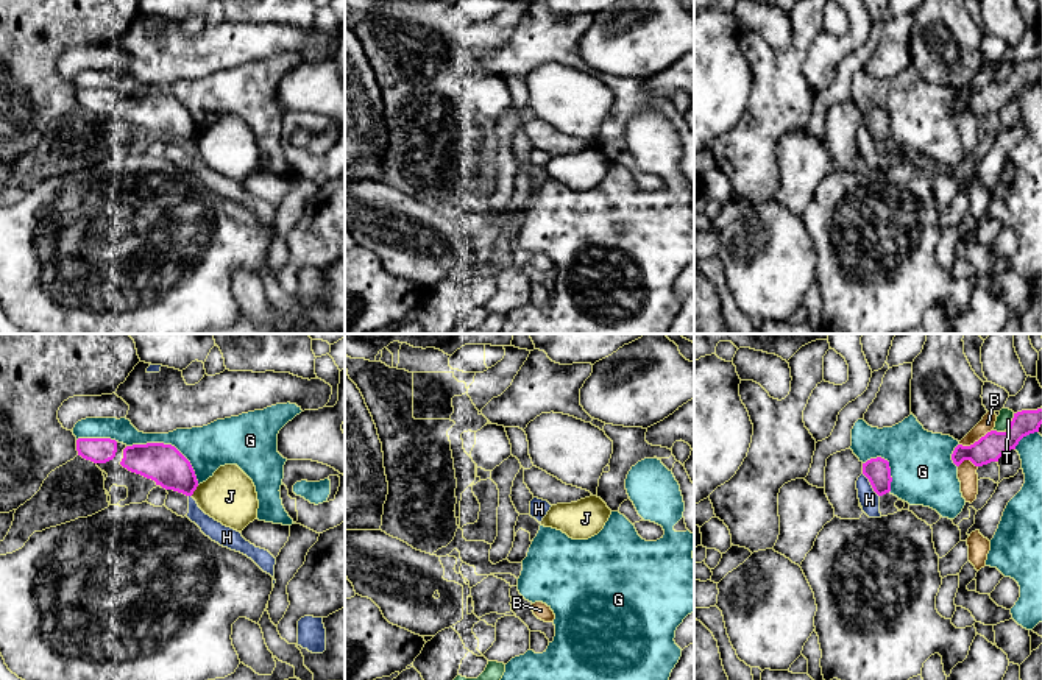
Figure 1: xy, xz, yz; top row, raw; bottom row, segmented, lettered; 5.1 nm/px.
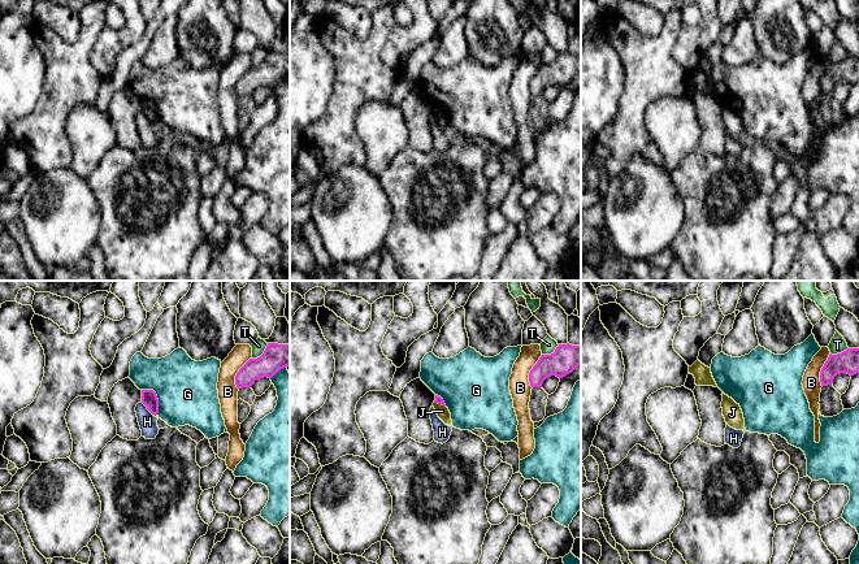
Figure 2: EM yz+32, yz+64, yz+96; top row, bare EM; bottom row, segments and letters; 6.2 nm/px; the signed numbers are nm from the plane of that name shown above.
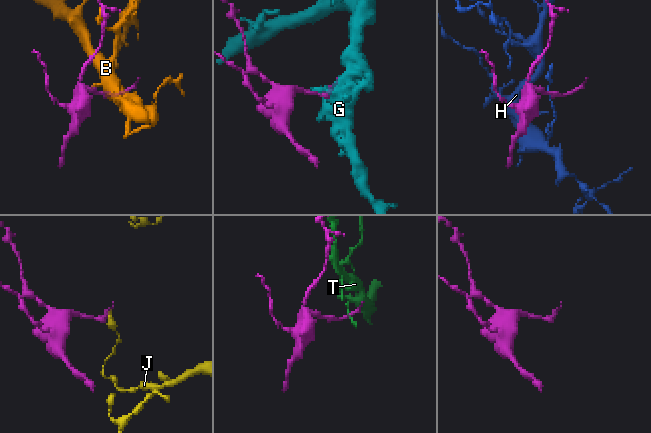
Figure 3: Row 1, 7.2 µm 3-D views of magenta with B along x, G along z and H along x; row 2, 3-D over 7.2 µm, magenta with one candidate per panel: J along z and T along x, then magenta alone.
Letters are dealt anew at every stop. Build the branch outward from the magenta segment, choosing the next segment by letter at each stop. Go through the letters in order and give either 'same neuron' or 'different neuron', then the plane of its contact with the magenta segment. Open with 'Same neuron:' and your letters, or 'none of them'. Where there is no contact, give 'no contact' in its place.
Same neuron: none of them
B: different neuron; meets magenta in yz
G: different neuron; meets magenta in xy
H: different neuron; meets magenta in yz
J: different neuron; meets magenta in xy
T: different neuron; meets magenta in yz

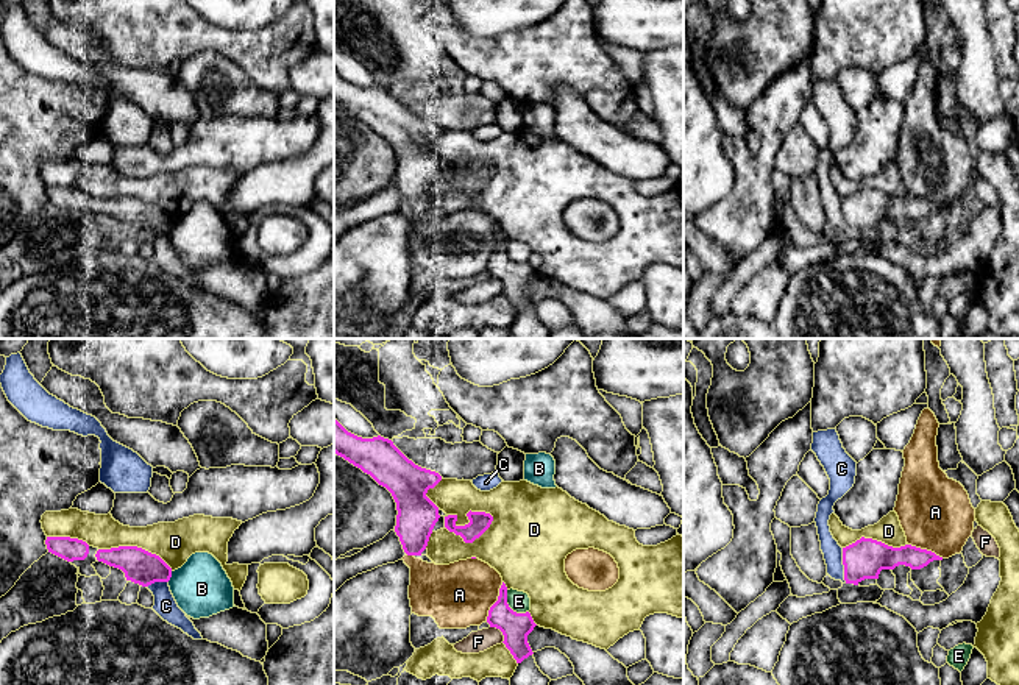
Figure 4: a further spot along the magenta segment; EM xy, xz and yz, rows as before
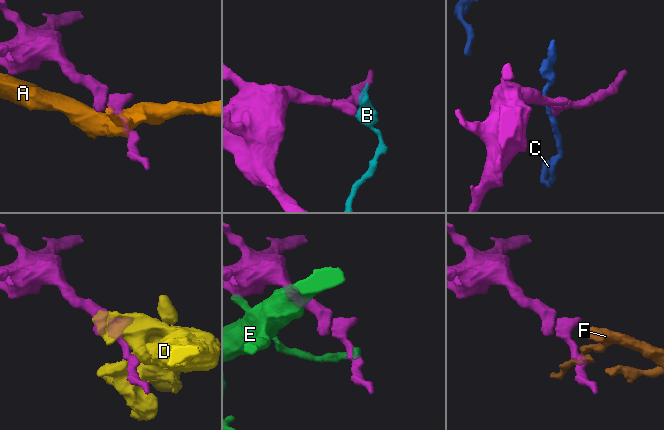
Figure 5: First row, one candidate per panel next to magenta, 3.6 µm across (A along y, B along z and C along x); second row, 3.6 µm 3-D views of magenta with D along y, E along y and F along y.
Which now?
Same neuron: none of them
A: different neuron; meets magenta in xz
B: different neuron; meets magenta in xy
C: different neuron; meets magenta in yz
D: different neuron; meets magenta in xz
E: different neuron; meets magenta in xz
F: different neuron; meets magenta in xz

